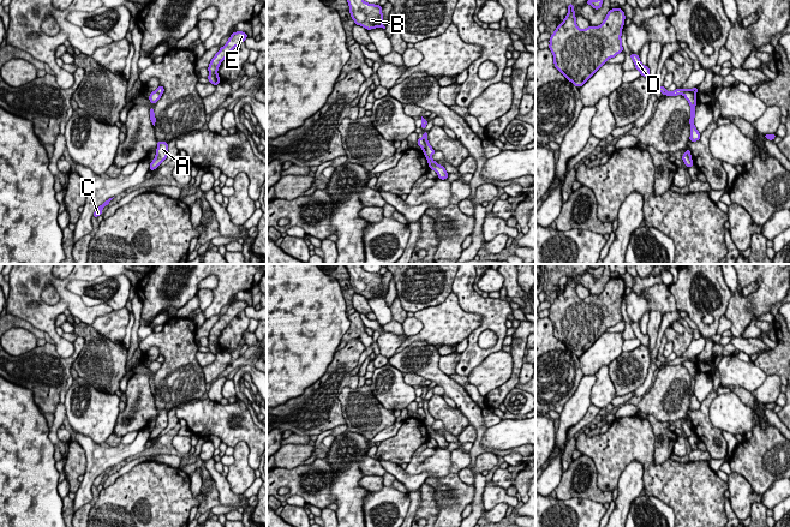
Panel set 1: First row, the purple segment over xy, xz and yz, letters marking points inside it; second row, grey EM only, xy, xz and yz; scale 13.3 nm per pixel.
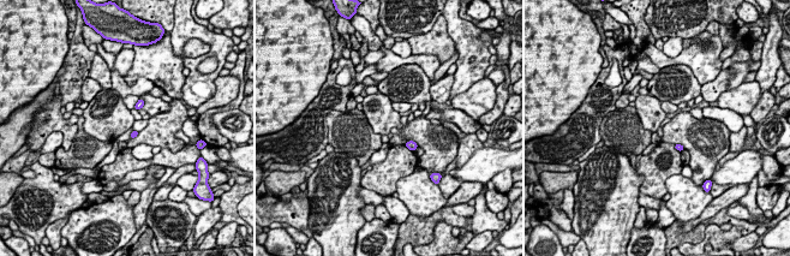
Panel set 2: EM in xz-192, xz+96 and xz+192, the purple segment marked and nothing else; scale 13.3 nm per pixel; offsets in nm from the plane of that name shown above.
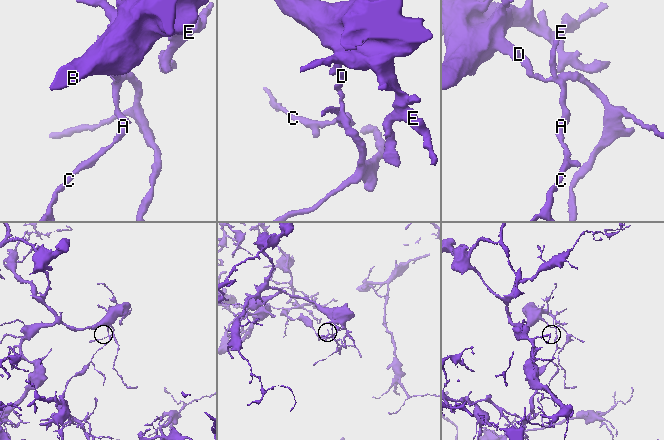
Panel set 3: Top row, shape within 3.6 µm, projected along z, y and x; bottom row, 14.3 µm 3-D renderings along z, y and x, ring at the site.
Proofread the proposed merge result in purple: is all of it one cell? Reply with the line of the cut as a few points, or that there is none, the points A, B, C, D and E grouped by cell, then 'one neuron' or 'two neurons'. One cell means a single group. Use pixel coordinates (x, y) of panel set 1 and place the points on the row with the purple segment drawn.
cut in yz along (681, 94), (690, 91), (694, 95); A C / B D E; two neurons

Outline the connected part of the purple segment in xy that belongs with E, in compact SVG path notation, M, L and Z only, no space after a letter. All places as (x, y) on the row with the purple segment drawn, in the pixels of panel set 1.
M243 31L233 32L228 38L227 43L223 47L221 47L220 50L215 54L208 67L209 71L208 79L211 84L214 84L215 86L220 84L220 77L217 74L219 66L229 55L229 53L246 38L247 38L246 32Z

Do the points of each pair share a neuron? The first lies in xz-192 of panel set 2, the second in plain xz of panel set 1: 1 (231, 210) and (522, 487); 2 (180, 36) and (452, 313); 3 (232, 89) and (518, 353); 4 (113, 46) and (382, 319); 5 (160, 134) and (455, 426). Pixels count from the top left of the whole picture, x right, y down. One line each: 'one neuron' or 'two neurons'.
1: one neuron
2: two neurons
3: two neurons
4: two neurons
5: one neuron

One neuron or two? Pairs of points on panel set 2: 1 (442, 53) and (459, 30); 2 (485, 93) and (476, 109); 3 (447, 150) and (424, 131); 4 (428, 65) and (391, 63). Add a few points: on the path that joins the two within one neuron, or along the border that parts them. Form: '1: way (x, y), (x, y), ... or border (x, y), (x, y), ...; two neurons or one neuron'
1: border (442, 15), (446, 21), (447, 33), (458, 52); two neurons
2: way (482, 96), (476, 102), (476, 106); one neuron
3: way (441, 146), (430, 137); one neuron
4: way (419, 60), (400, 61); one neuron

